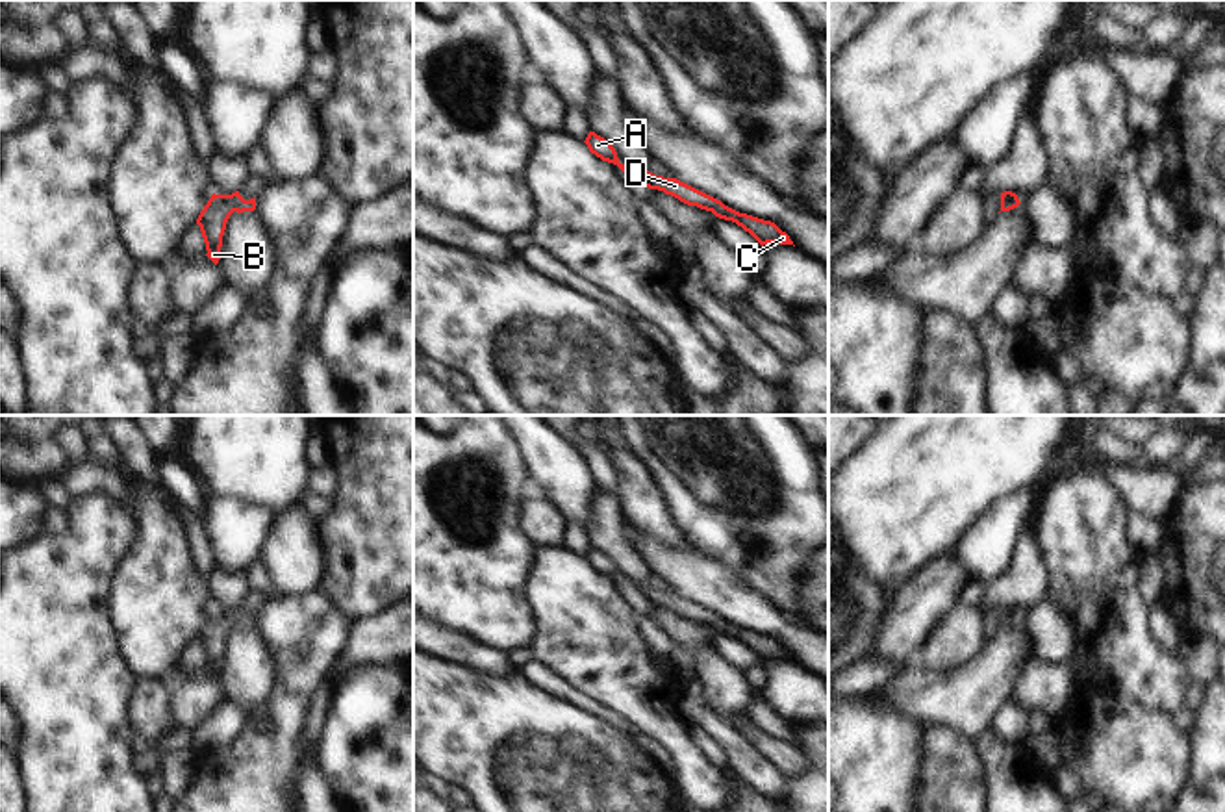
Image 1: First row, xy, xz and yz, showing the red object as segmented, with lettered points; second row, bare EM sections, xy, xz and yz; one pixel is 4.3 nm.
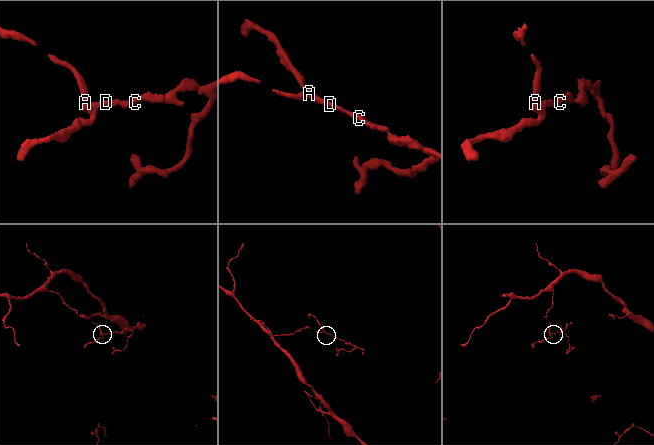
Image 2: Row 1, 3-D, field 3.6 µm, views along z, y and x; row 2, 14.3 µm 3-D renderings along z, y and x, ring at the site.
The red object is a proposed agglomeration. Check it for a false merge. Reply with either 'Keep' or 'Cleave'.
Keep.

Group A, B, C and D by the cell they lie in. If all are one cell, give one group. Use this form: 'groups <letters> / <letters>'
groups A B C D

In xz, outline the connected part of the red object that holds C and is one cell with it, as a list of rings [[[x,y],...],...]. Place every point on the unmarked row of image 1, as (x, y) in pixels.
[[[589,547],[584,558],[587,560],[589,567],[600,573],[602,577],[617,580],[630,593],[639,593],[643,603],[663,606],[665,610],[671,610],[688,621],[697,621],[701,625],[712,627],[719,634],[732,636],[738,641],[741,641],[745,647],[749,647],[762,662],[767,658],[793,660],[789,651],[771,636],[739,628],[725,621],[721,615],[676,593],[663,593],[649,586],[623,580],[612,558],[608,558],[604,552],[597,551],[595,547]]]

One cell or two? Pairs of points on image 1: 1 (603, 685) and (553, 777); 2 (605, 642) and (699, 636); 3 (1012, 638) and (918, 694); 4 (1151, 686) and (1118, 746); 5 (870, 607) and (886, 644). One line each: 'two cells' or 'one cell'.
1: two cells
2: two cells
3: one cell
4: two cells
5: two cells

